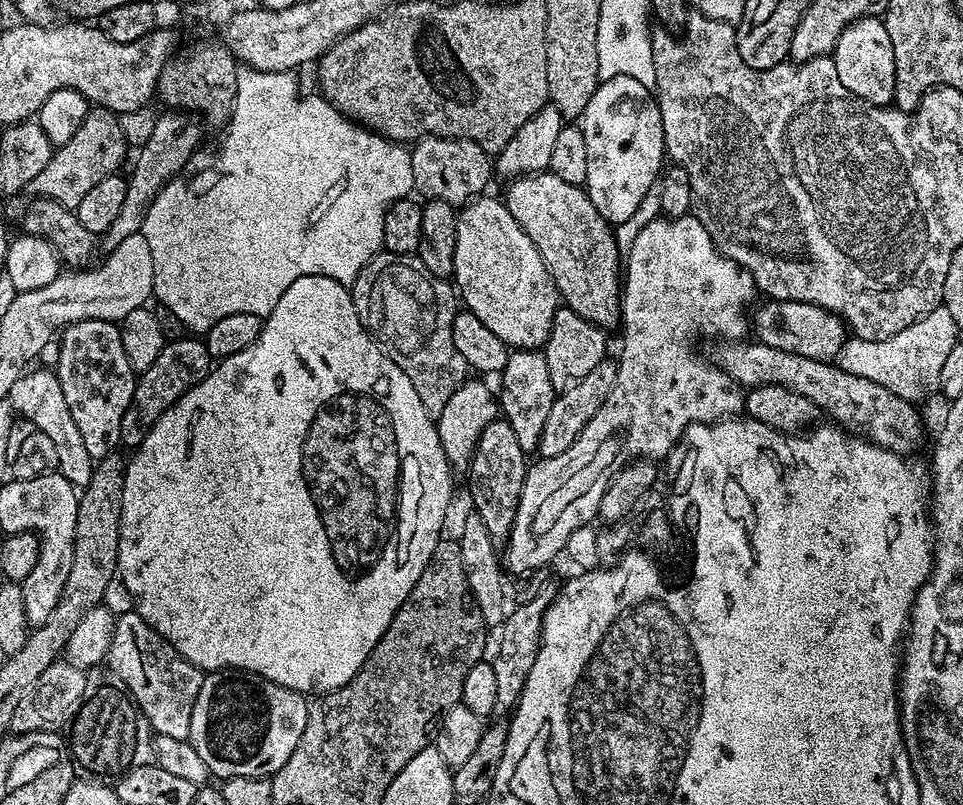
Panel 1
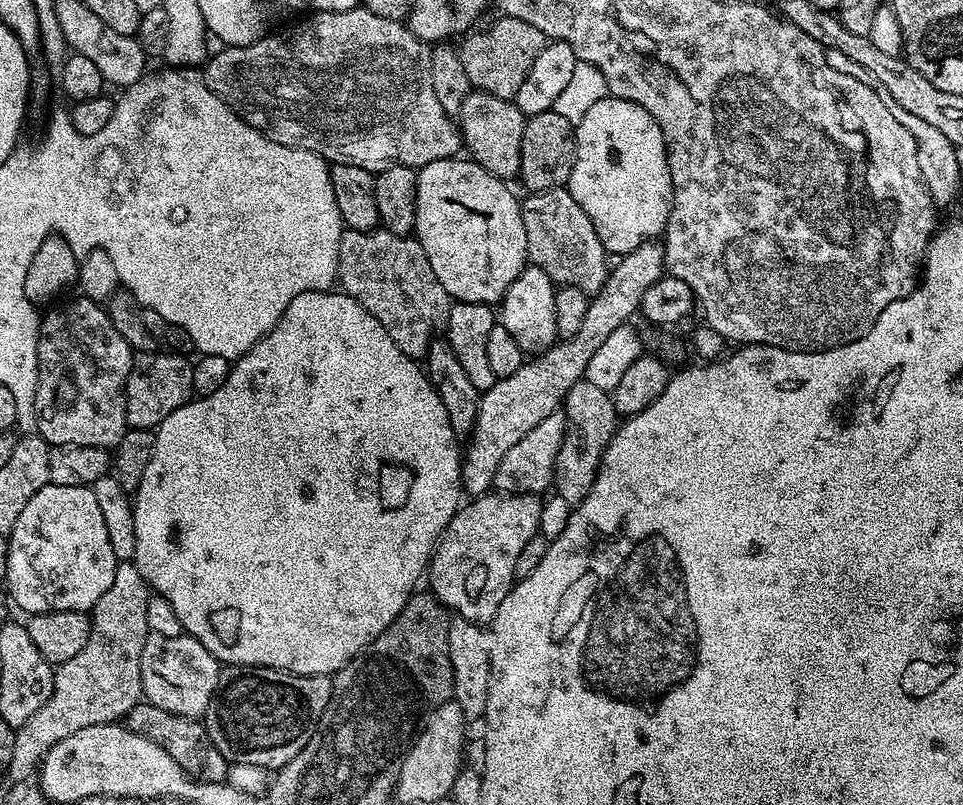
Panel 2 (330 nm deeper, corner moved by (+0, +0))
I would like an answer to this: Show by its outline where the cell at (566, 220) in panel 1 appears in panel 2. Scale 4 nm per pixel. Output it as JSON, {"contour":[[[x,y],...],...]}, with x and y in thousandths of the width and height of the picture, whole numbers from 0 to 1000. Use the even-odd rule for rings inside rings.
{"contour":[[[491,112],[480,127],[476,158],[485,193],[499,204],[505,212],[524,226],[540,219],[540,188],[546,145],[532,124],[522,124],[508,114]]]}

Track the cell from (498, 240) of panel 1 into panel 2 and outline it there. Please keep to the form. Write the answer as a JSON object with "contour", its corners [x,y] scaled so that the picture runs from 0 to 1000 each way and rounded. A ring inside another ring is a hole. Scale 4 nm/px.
{"contour":[[[466,196],[447,201],[432,214],[432,282],[431,297],[440,307],[451,345],[459,350],[466,368],[474,375],[496,375],[518,379],[530,350],[549,327],[546,311],[546,281],[542,276],[541,250],[529,230],[509,216],[489,196]]]}

